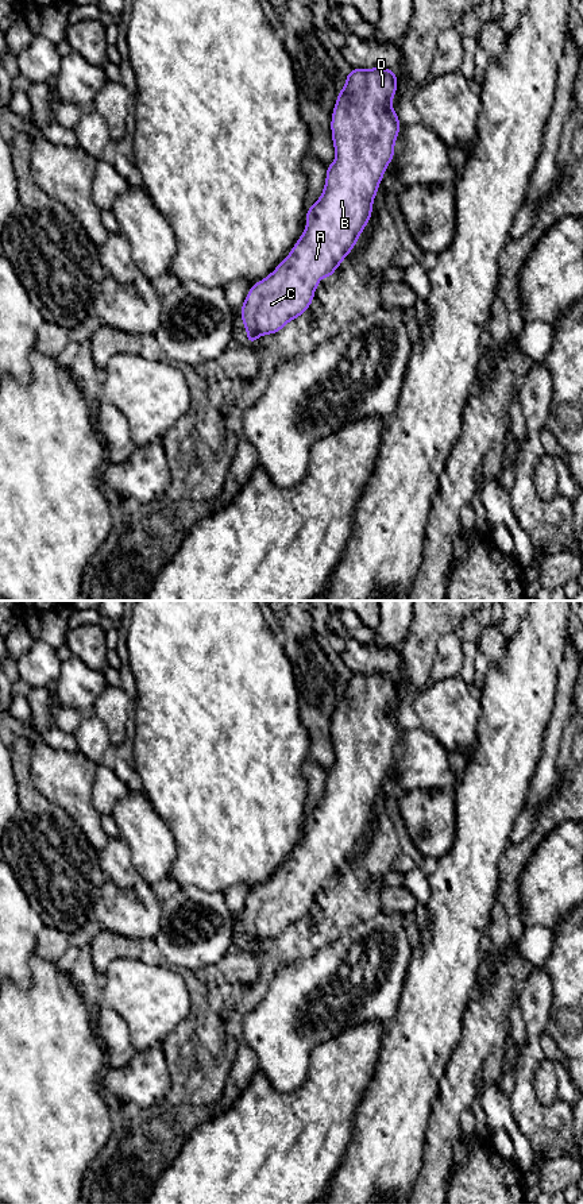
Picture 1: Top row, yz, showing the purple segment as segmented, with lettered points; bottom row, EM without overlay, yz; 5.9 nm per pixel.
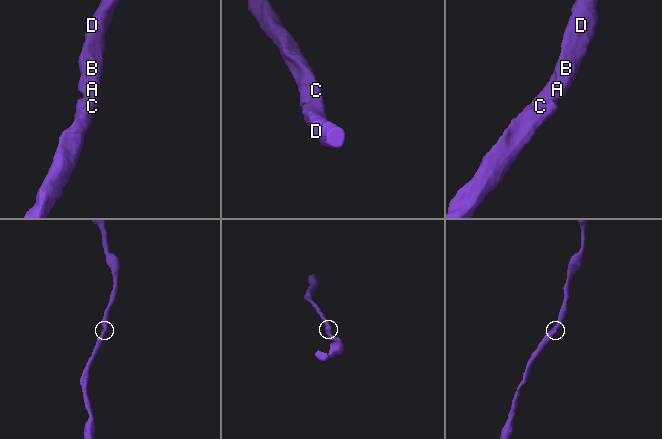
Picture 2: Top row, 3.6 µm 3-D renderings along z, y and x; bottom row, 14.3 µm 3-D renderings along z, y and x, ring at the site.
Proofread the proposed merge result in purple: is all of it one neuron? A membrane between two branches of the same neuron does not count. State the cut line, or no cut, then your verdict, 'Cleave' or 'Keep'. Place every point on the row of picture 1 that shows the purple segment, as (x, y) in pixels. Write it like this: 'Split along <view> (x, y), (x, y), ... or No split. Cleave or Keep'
No split. Keep

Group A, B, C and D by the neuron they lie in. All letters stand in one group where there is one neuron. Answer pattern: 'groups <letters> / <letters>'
groups A B C D

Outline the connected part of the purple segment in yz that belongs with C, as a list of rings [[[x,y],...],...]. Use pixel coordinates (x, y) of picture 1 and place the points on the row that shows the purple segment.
[[[387,67],[352,69],[339,92],[332,112],[331,130],[336,157],[327,166],[321,197],[306,209],[306,227],[287,258],[265,279],[251,286],[240,306],[248,344],[260,335],[279,332],[310,306],[320,278],[331,278],[344,258],[355,247],[358,238],[372,215],[372,202],[389,163],[394,157],[394,143],[399,134],[399,119],[391,108],[398,77]]]

